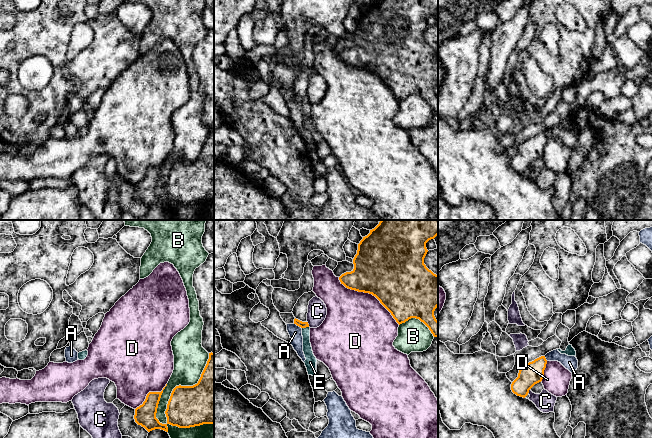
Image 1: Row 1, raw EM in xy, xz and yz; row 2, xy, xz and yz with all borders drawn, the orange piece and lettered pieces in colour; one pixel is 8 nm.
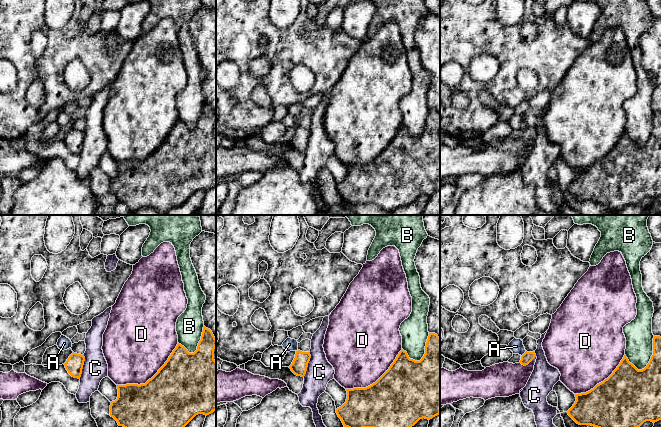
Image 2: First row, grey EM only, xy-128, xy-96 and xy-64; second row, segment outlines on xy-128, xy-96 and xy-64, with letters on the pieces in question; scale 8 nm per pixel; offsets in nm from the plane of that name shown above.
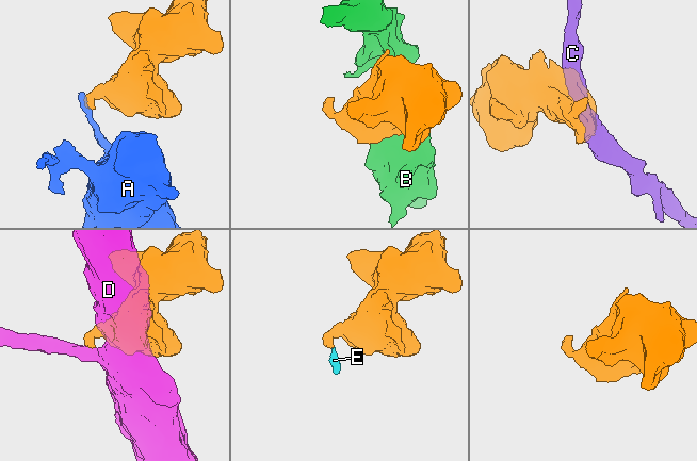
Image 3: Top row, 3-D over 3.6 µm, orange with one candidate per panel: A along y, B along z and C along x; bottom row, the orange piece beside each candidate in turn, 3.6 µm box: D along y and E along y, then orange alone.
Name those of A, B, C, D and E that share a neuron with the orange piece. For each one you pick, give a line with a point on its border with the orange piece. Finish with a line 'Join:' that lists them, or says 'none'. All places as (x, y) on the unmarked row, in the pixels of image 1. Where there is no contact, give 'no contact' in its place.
E: meets orange in xz at (305, 103)
Join: E

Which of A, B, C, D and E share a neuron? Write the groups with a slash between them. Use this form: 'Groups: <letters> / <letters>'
Groups: A / B / C / D / E

